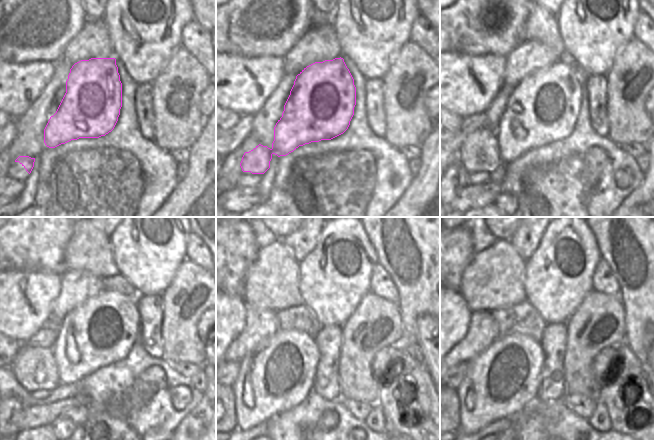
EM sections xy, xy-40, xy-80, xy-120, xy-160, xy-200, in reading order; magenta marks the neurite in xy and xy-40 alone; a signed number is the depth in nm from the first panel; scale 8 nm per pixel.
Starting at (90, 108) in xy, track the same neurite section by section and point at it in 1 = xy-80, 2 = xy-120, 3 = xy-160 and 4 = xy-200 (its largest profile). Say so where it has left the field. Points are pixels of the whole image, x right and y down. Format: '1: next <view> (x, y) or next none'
1: next xy-80 (546, 104)
2: next xy-120 (103, 328)
3: next xy-160 (281, 376)
4: next xy-200 (505, 377)

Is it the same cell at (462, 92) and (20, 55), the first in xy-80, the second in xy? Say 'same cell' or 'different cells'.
different cells

